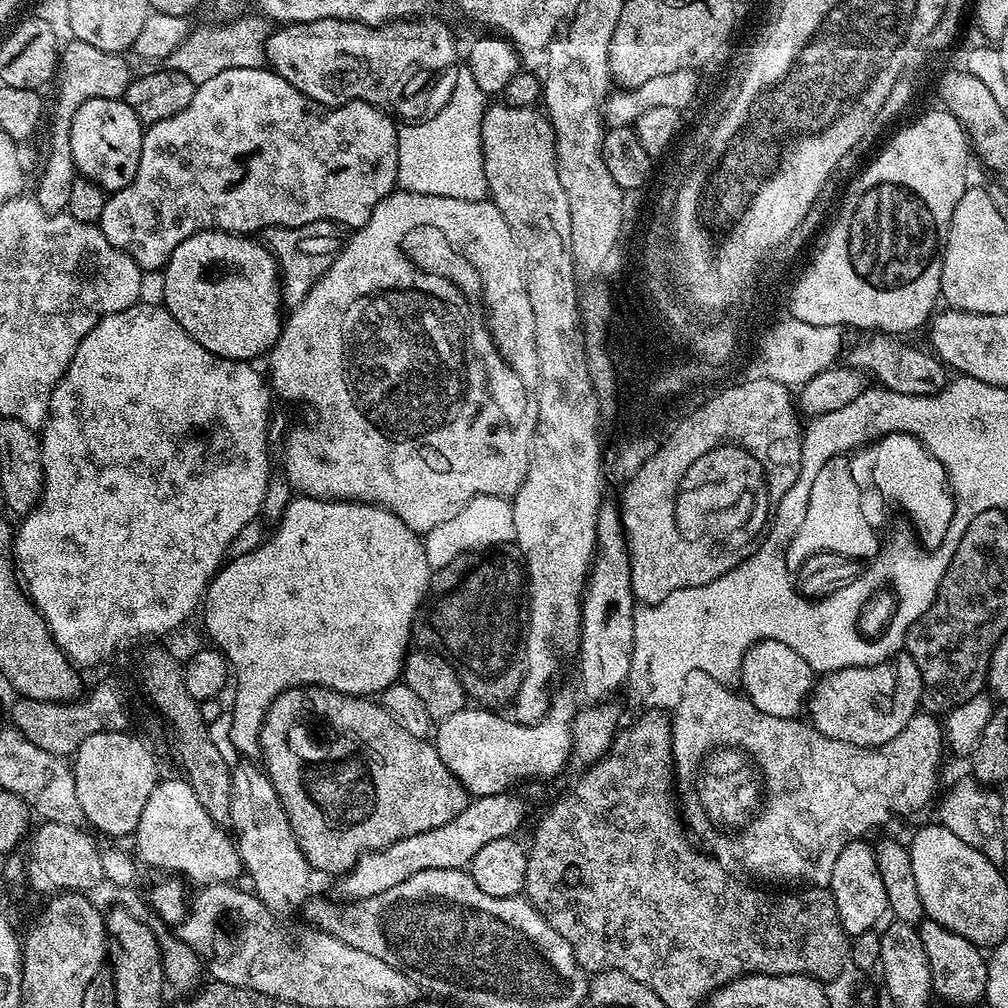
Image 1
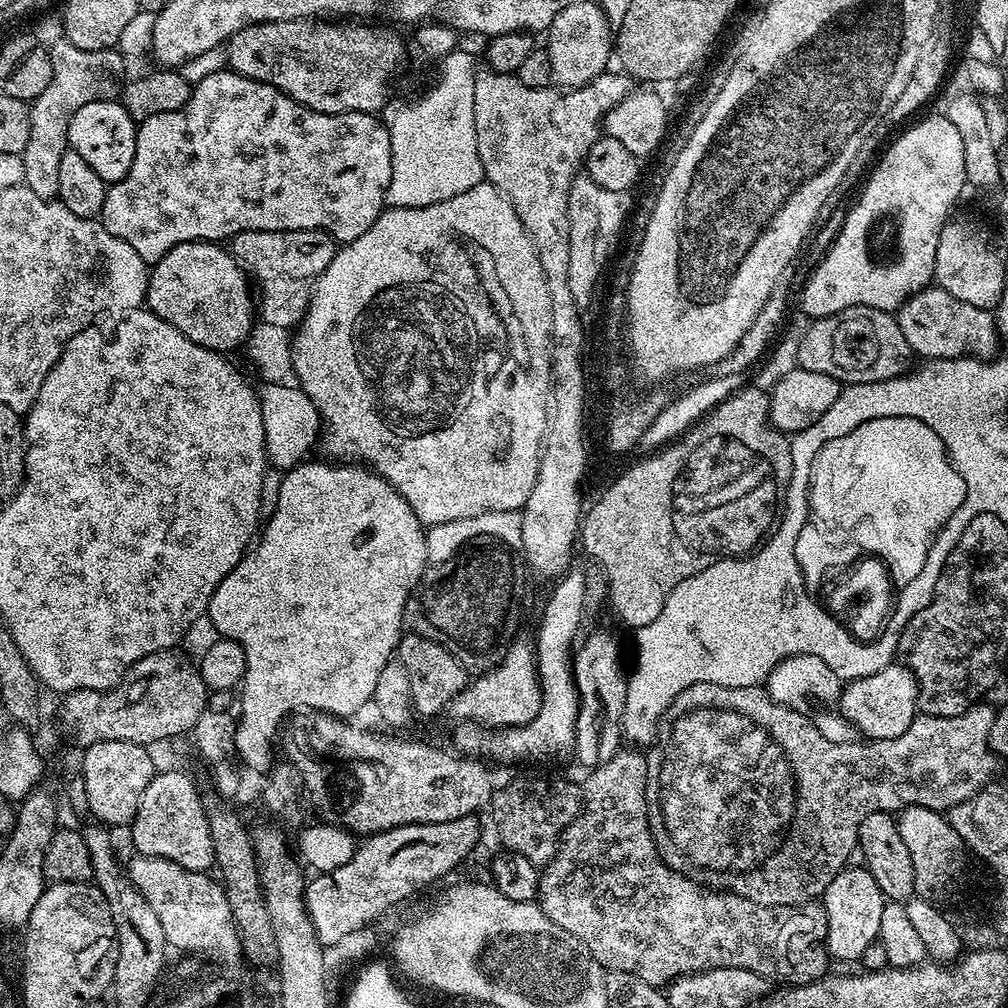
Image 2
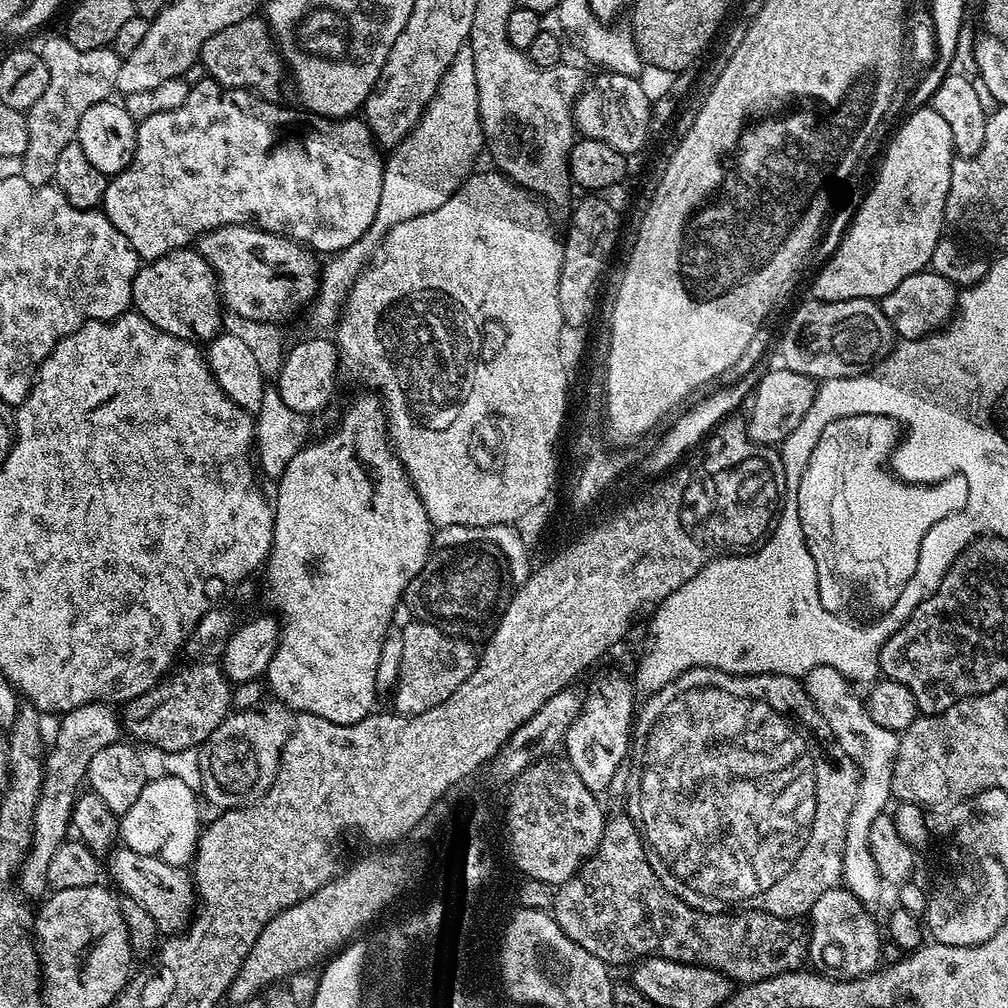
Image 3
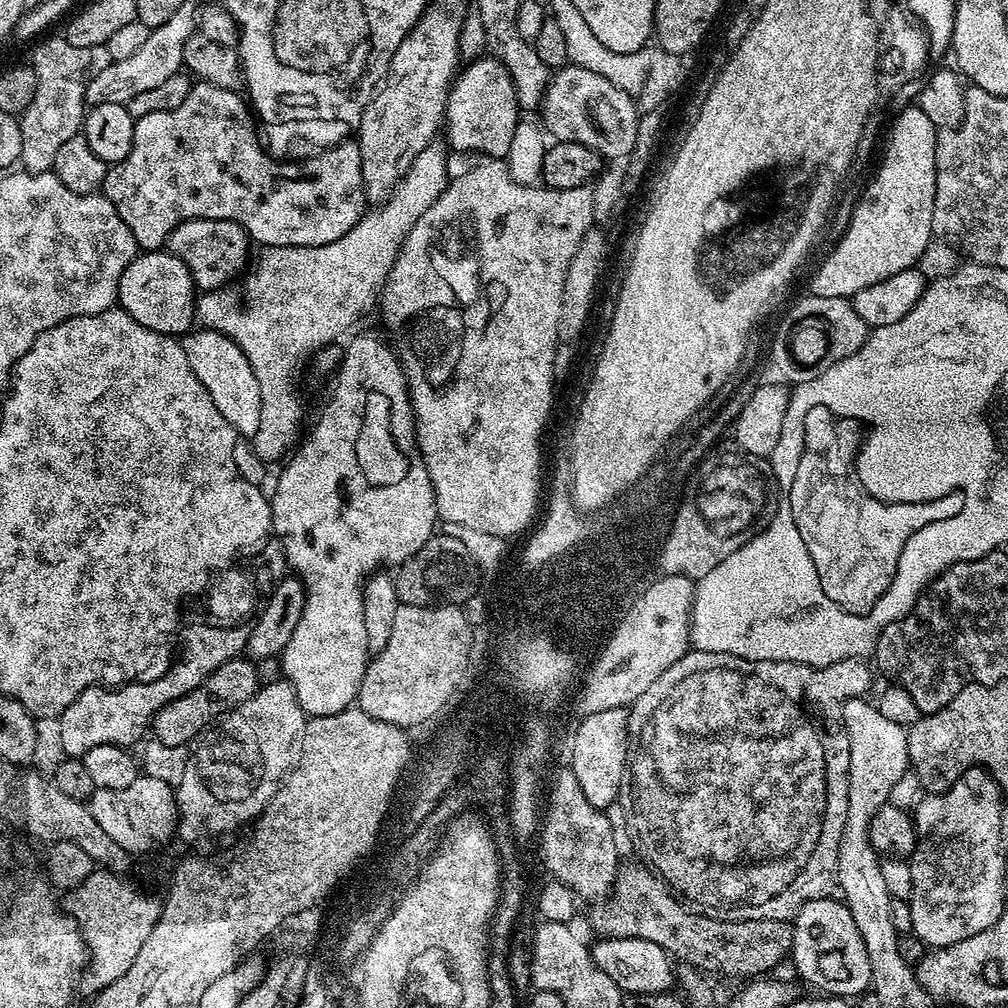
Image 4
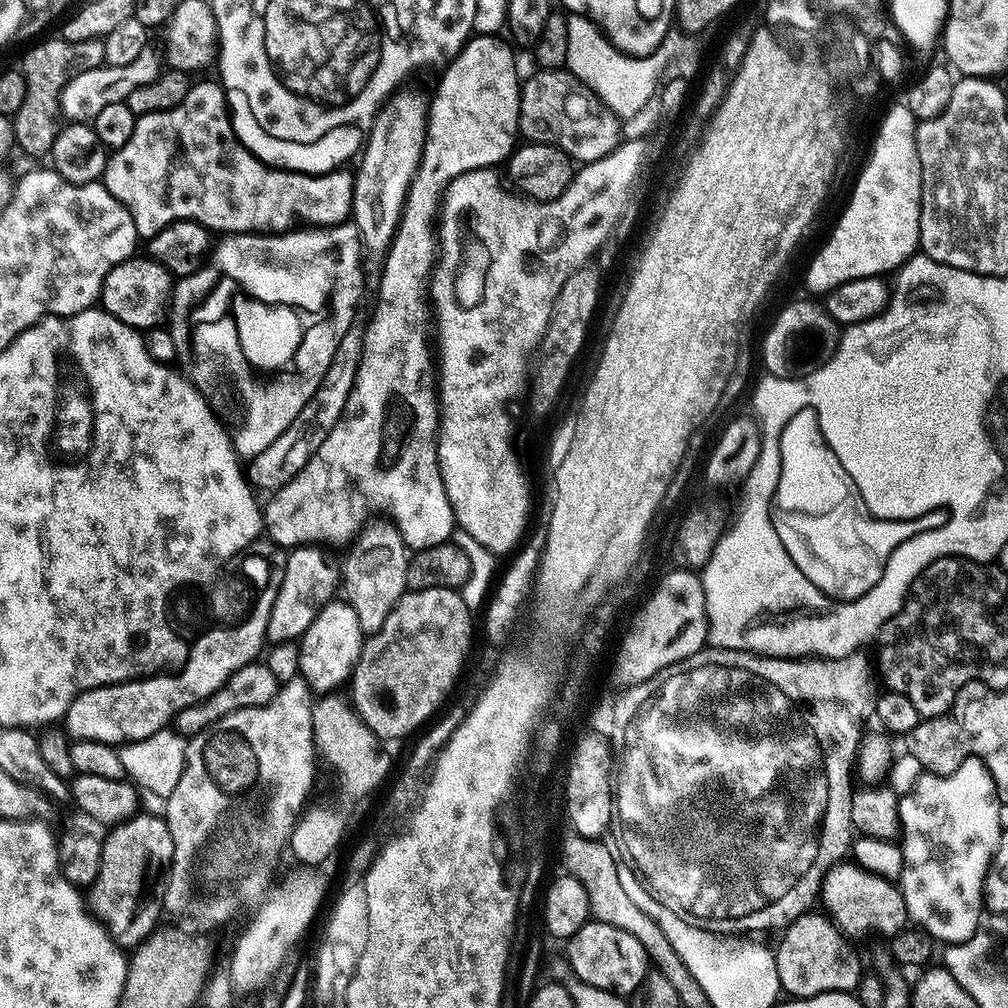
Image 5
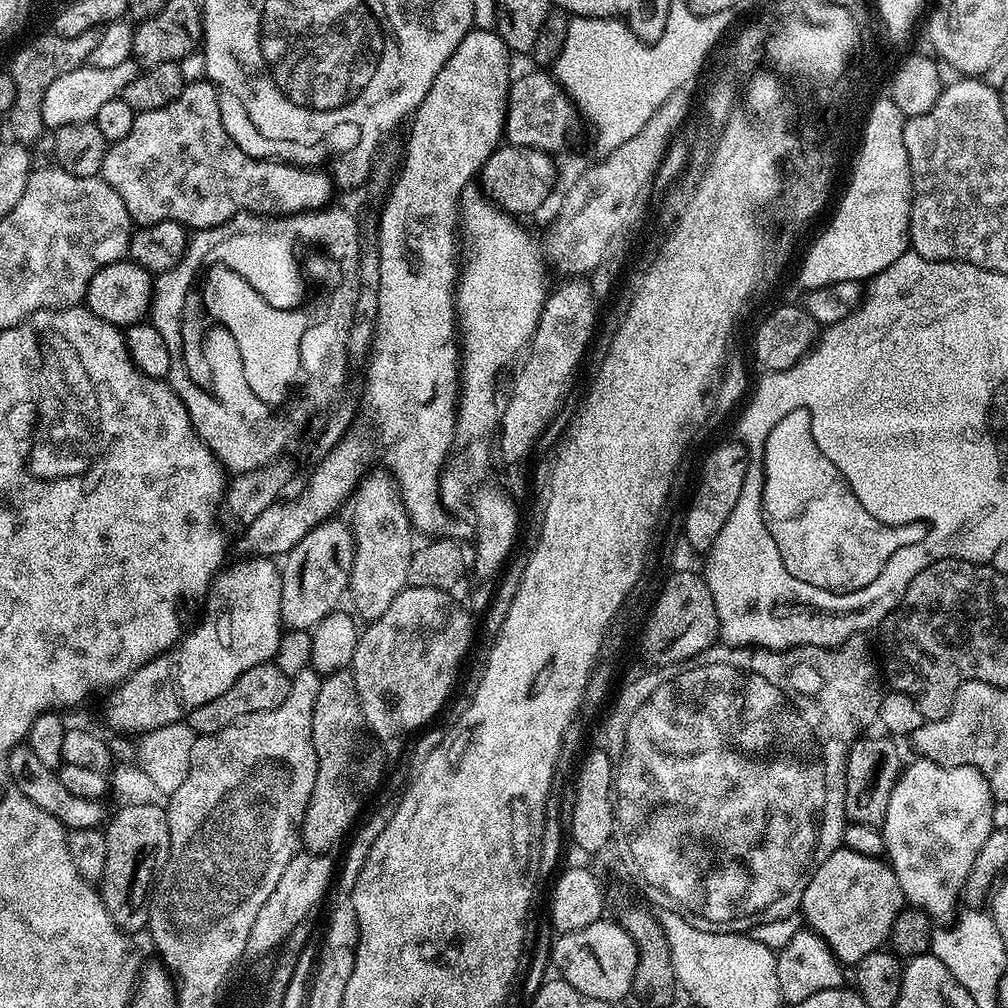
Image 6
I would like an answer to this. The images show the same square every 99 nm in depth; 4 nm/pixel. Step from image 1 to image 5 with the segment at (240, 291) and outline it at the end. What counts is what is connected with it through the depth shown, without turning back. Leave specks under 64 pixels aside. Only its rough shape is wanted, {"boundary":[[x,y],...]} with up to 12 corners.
{"boundary":[[144,254],[106,274],[99,303],[126,326],[159,328],[174,277]]}

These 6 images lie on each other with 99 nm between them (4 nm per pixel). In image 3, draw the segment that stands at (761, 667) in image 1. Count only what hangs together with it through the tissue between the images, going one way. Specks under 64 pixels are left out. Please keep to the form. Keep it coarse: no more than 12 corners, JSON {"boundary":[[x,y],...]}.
{"boundary":[[834,666],[803,677],[808,700],[860,771],[842,884],[875,909],[886,885],[870,826],[894,796],[900,736],[878,726]]}

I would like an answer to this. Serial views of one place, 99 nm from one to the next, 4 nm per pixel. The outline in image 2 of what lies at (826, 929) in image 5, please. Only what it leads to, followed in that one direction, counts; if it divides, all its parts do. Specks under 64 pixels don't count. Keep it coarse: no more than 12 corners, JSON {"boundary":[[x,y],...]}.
{"boundary":[[863,866],[826,886],[829,957],[877,943],[886,903]]}

